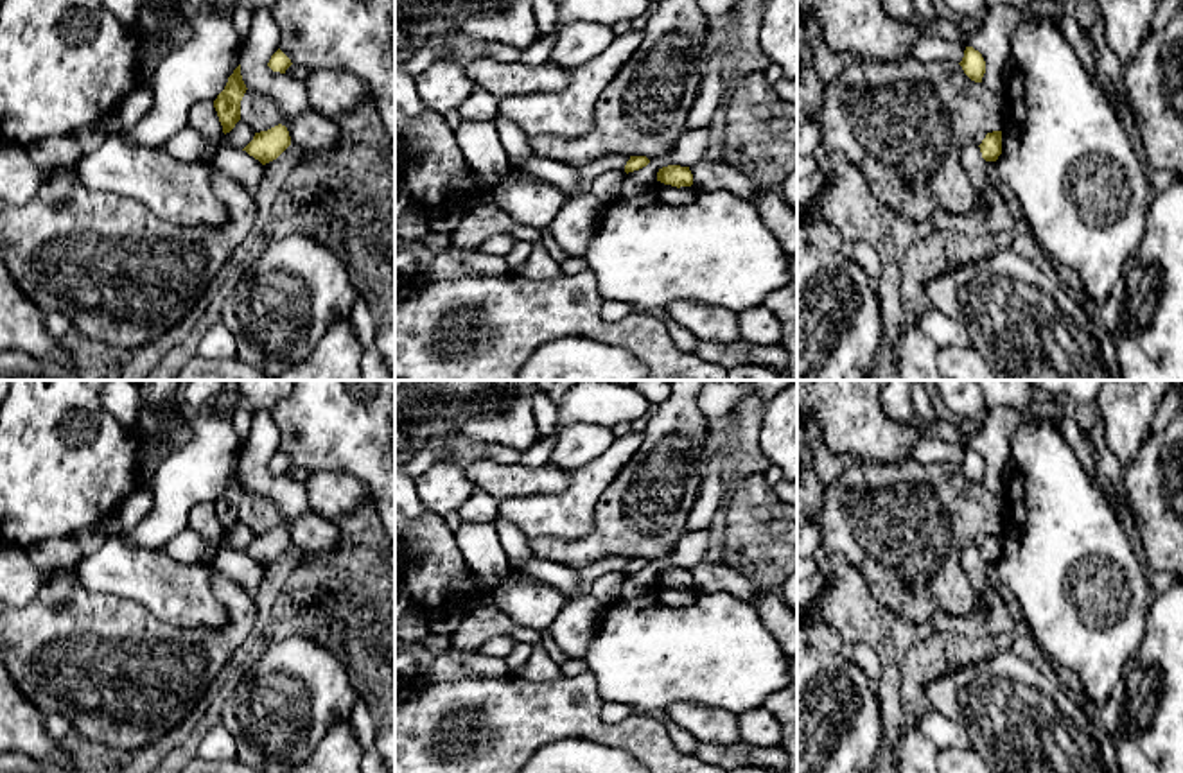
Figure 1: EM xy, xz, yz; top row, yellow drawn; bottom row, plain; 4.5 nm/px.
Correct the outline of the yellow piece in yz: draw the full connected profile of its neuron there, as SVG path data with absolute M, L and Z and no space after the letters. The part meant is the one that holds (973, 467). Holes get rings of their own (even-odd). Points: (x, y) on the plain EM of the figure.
M966 448L964 459L959 466L971 482L982 484L982 479L986 475L986 463L978 452Z

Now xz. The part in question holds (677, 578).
M668 567L668 569L659 570L657 583L677 588L677 590L691 588L693 576L691 576L689 569Z

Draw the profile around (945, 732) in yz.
M928 712L919 717L919 730L939 748L969 748L969 737L966 728L939 714L939 712Z

